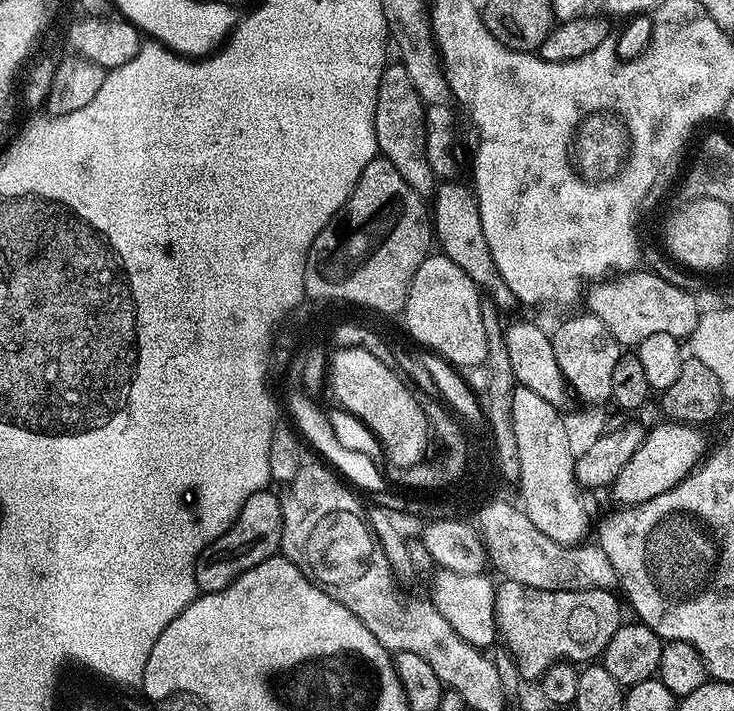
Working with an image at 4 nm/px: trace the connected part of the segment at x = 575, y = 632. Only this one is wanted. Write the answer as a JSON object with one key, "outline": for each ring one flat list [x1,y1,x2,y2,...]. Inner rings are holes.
{"outline":[[504,580,495,585,495,628,503,647,516,662,521,677,544,675,549,665,561,658,570,662,592,662,603,653,604,647,614,638,614,630,622,623,620,606,613,593,602,588,587,588,582,592,551,592,538,590,513,580]]}

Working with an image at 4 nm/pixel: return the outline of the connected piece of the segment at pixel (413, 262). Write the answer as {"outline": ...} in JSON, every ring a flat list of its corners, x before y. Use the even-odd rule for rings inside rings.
{"outline":[[374,159,366,170,362,170,350,198,346,198,335,218,321,230,318,238,314,238,306,258,304,295,344,296,376,305,383,314,399,313,408,300,408,291,414,274,418,274,418,266,422,266,433,248,434,224,426,209,425,199,409,186,398,170,394,170,389,160]]}

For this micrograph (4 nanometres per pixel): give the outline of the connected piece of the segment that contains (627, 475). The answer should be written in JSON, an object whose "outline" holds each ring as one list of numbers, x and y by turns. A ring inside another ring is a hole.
{"outline":[[675,422,663,423,657,428,647,429,642,446,634,450,630,462,626,462,626,466,622,466,618,474,614,491,625,505,641,504,658,494,666,494,666,490,678,486,692,475,705,459,704,436,696,429,699,427]]}

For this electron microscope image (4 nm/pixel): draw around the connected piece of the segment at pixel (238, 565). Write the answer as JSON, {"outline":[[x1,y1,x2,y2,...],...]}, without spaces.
{"outline":[[272,490,256,492,240,508,236,521,222,538,213,542,196,561,196,586,201,593,217,592,230,586,246,570,280,552,282,510,280,496]]}

